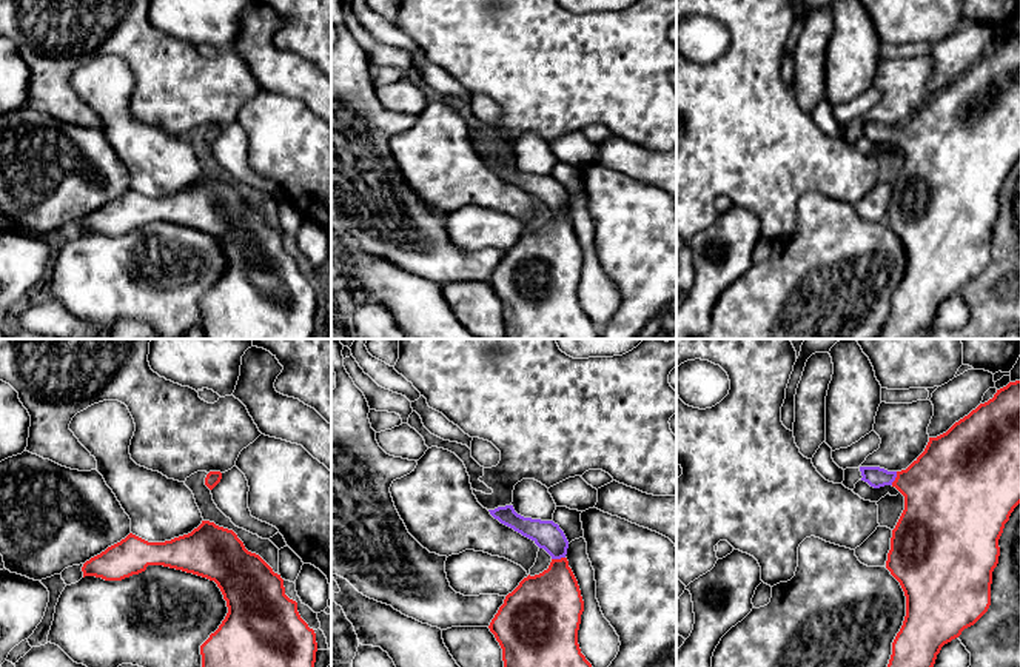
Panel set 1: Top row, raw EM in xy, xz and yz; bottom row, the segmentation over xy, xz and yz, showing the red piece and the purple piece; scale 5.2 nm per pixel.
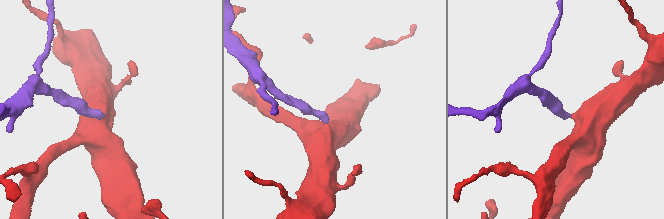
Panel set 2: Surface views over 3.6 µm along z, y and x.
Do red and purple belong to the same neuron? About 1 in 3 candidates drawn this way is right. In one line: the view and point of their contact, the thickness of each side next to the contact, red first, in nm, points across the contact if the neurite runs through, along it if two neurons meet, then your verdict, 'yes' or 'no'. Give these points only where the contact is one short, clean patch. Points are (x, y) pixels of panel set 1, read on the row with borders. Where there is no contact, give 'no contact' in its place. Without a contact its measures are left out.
contact xz (558, 559); calibres 340 and 150 nm; way xz (547, 606), (558, 584), (558, 559), (556, 546), (547, 535); yes

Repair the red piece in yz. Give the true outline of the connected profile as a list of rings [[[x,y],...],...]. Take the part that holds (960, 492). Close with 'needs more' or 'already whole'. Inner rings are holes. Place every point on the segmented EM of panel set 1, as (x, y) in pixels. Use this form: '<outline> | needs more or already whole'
[[[1020,380],[997,390],[992,399],[980,404],[946,433],[929,437],[924,451],[906,470],[860,467],[860,471],[861,481],[871,487],[892,485],[904,496],[904,510],[892,530],[886,568],[904,592],[906,616],[892,642],[887,667],[934,667],[941,647],[974,625],[991,605],[998,539],[1020,504]]] | needs more

